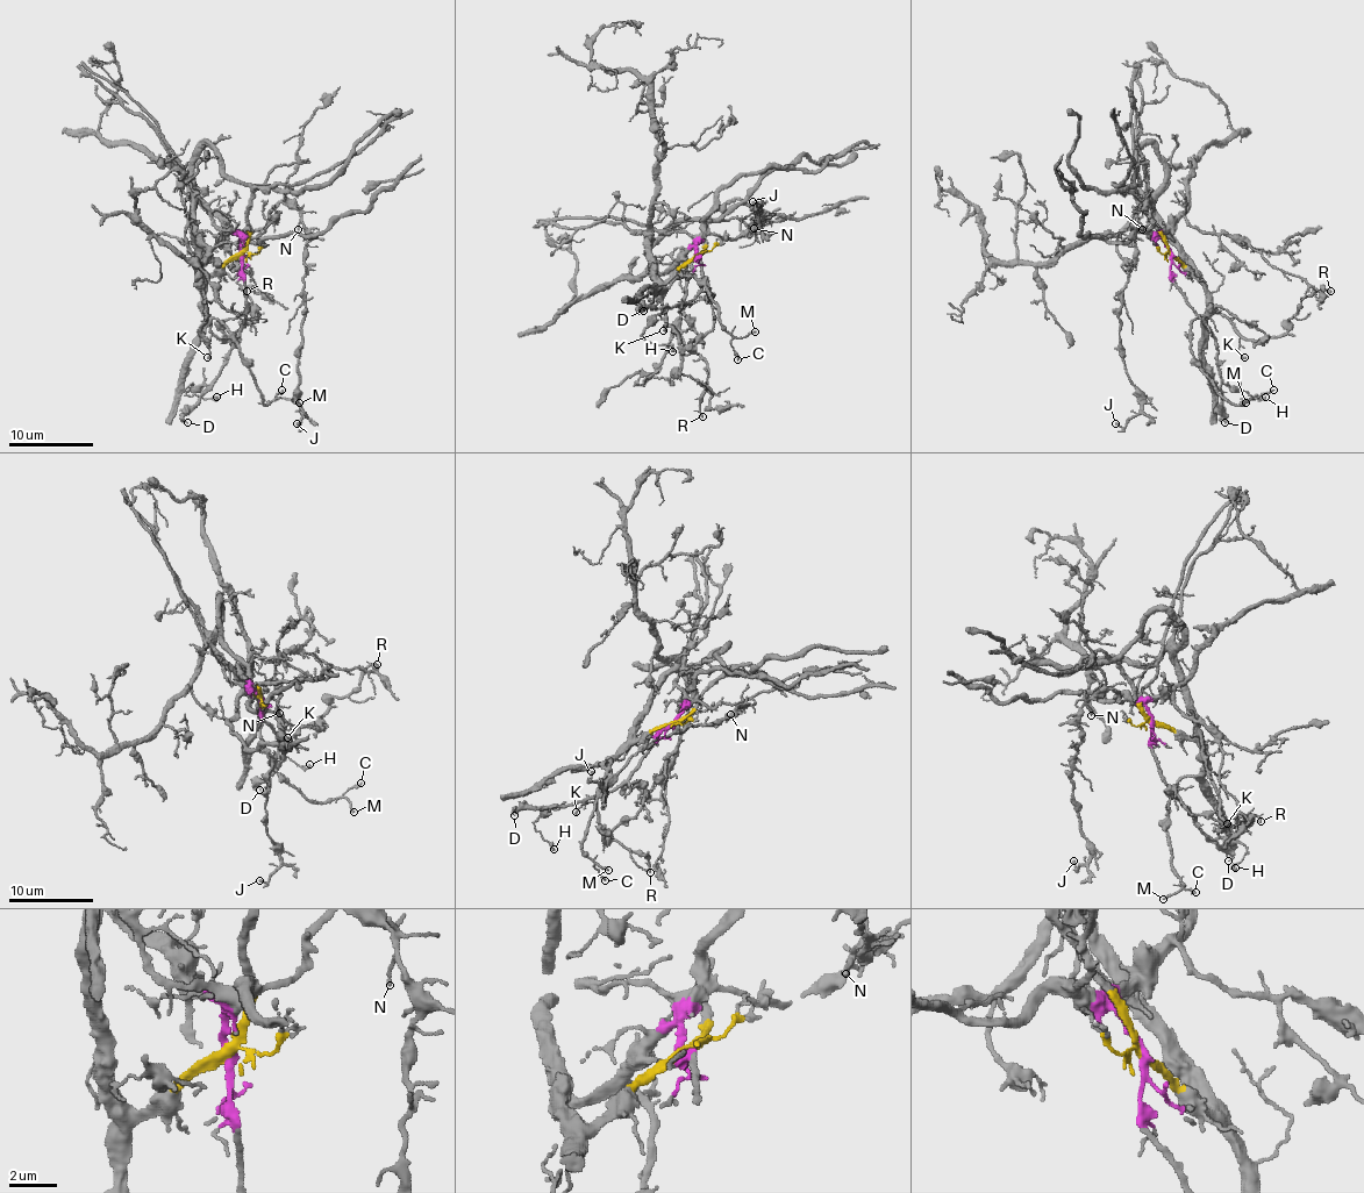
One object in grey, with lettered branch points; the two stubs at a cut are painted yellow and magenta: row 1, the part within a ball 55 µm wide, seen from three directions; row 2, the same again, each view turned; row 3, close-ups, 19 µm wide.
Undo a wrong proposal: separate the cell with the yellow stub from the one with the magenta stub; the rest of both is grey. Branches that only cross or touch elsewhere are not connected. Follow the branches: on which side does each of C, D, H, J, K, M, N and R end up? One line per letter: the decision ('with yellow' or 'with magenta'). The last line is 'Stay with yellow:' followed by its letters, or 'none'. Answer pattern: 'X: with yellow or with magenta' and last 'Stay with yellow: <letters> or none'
C: with yellow
D: with magenta
H: with magenta
J: with magenta
K: with yellow
M: with yellow
N: with magenta
R: with yellow
Stay with yellow: C, K, M, R

